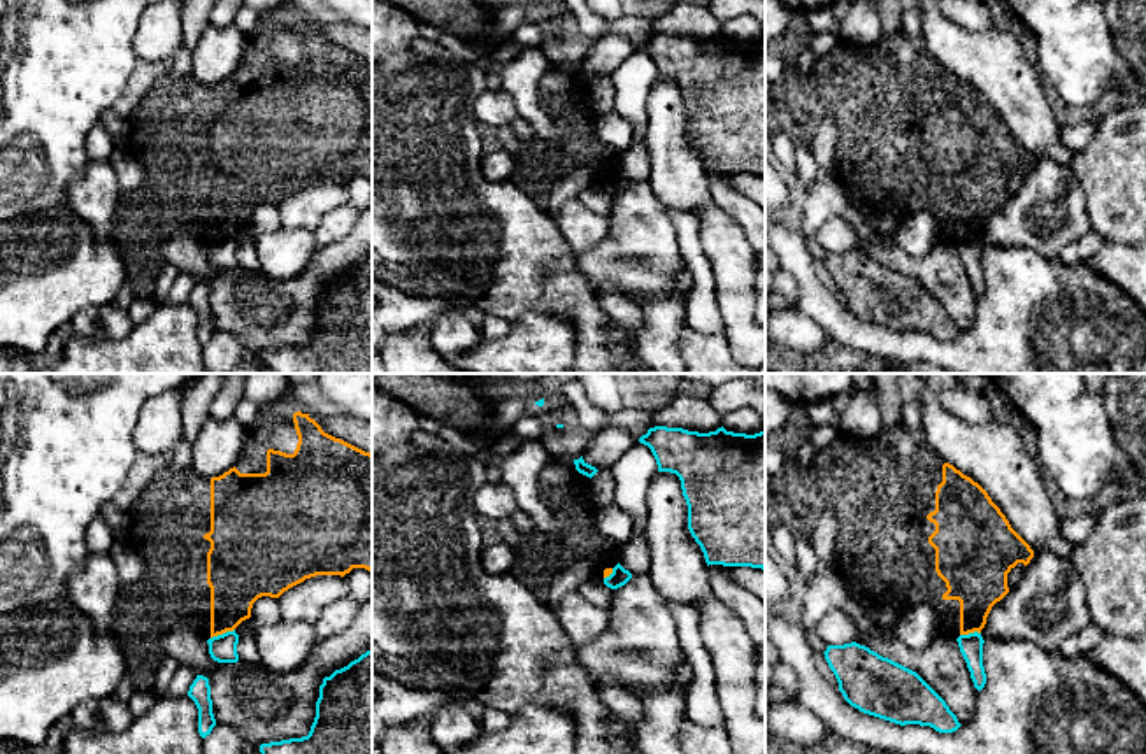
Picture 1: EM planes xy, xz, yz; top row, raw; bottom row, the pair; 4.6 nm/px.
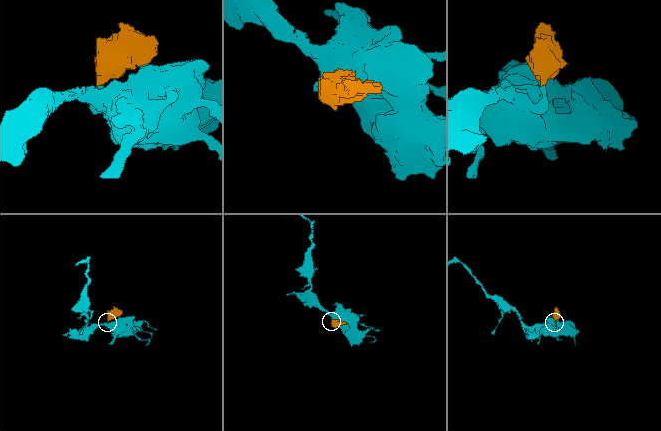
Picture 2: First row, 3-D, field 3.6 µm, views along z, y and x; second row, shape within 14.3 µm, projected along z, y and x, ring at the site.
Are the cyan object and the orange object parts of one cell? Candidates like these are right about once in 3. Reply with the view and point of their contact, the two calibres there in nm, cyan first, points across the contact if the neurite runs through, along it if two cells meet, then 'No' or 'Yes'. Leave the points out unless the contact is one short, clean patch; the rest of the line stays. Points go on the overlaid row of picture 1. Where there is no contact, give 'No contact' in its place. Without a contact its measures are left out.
Touches cyan at xy (223, 633). Thickness 130 nm (cyan) against 240 nm. Boundary: xy (234, 628), (211, 639). No

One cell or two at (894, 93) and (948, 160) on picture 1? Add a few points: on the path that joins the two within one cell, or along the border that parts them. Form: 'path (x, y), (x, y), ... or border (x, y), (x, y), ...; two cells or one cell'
path (906, 109), (923, 127), (925, 135), (934, 144); one cell

